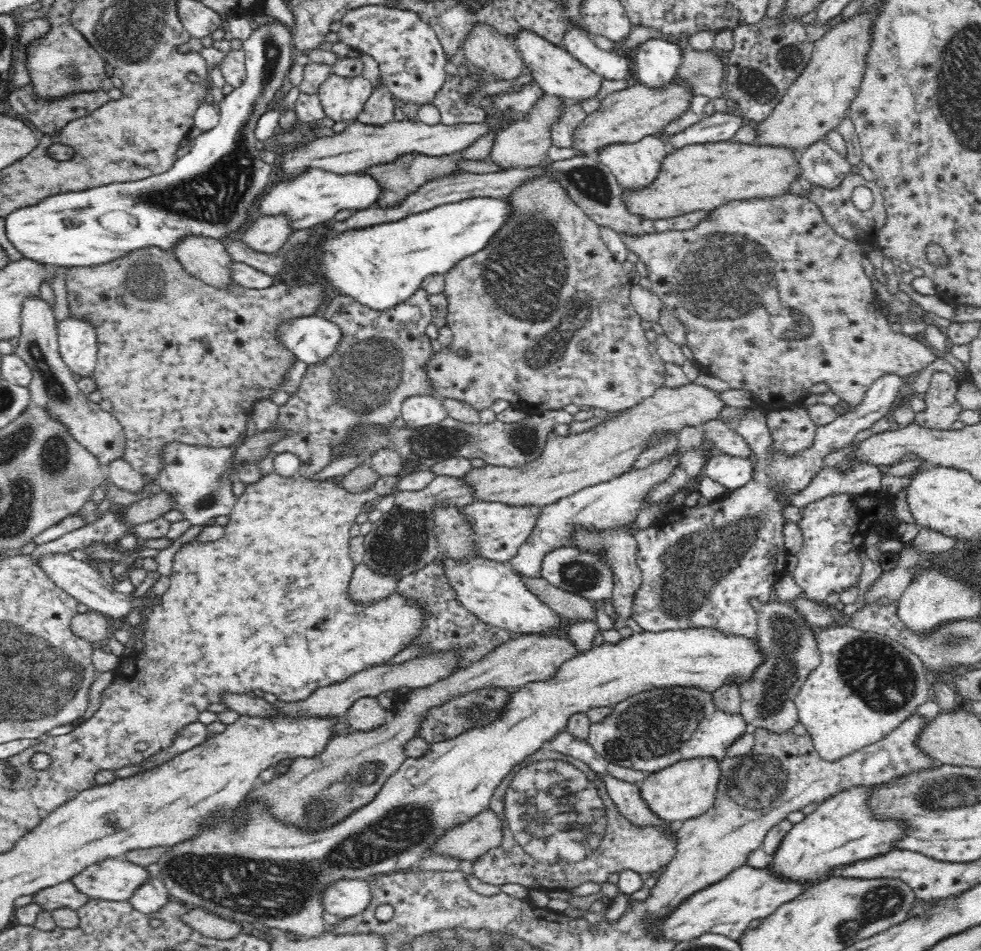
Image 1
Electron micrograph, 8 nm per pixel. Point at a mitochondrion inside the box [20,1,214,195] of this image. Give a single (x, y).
(69, 69)

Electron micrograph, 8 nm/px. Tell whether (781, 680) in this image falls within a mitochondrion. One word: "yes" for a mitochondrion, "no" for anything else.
yes

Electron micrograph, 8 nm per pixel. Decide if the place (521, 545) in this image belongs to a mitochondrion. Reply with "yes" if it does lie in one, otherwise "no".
no

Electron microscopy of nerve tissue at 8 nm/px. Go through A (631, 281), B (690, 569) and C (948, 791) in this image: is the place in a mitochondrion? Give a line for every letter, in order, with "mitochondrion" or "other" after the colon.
A: other
B: mitochondrion
C: mitochondrion

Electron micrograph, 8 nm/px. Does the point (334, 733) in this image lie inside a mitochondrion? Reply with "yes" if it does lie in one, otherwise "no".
no

